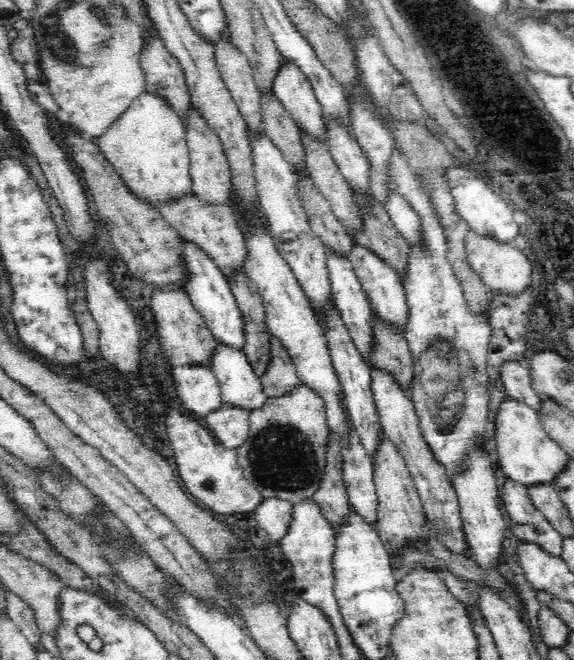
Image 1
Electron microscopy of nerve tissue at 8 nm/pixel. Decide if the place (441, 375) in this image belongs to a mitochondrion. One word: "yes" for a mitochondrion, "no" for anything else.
yes

